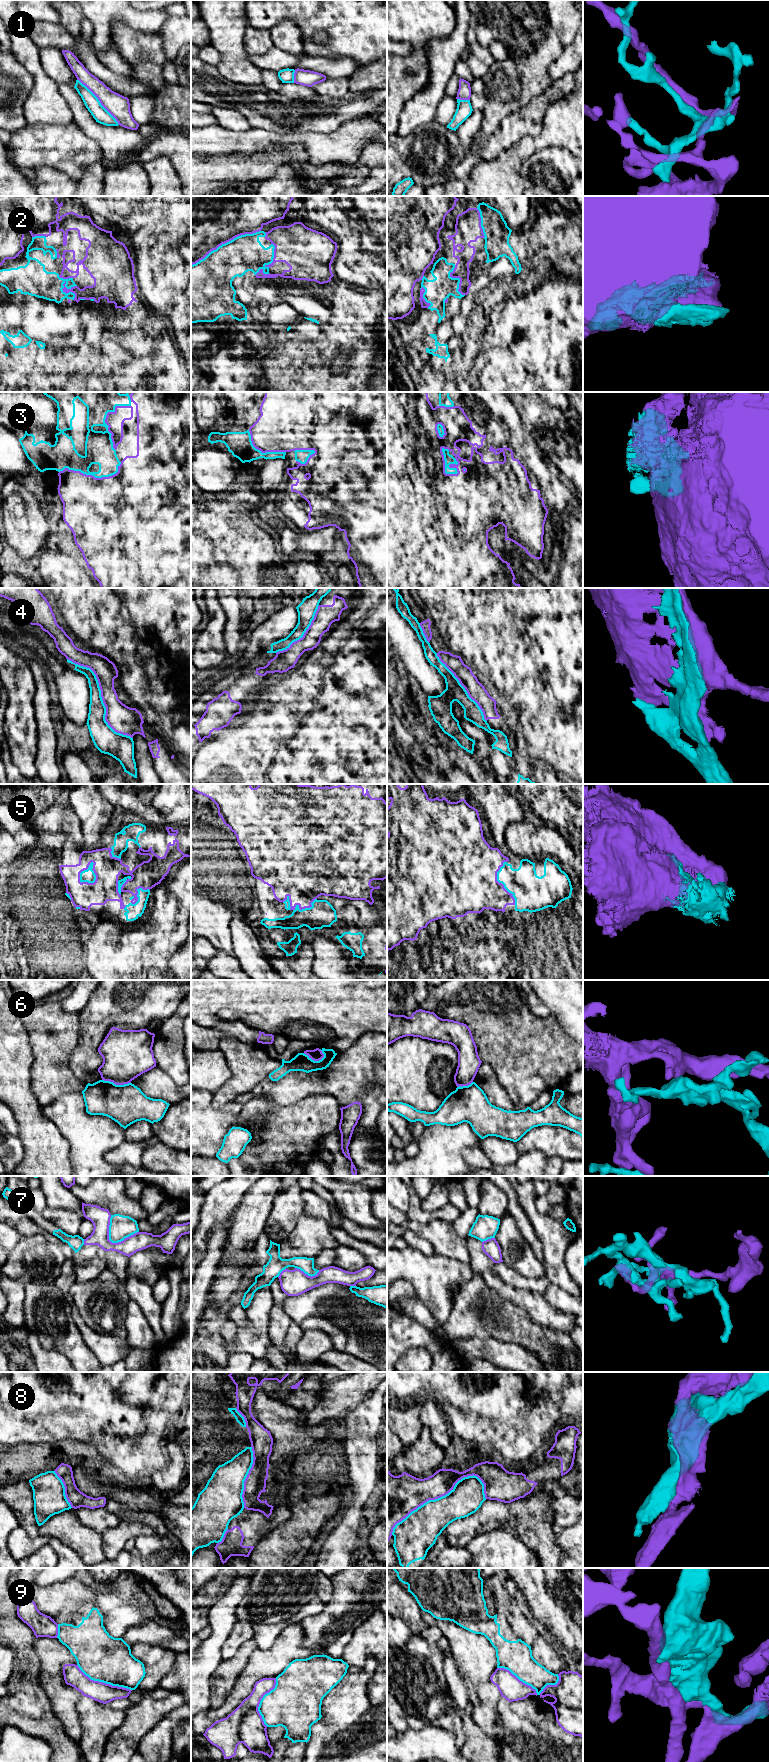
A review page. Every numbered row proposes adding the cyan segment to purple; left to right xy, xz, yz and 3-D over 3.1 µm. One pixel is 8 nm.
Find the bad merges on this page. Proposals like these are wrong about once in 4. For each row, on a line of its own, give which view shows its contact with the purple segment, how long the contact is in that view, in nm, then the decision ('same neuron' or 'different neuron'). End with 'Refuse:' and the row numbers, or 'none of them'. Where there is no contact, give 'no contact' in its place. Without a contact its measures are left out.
1: contact in xy; length 500 nm; same neuron
2: contact in xz; length 650 nm; different neuron
3: contact in yz; length 260 nm; same neuron
4: contact in xy; length 850 nm; different neuron
5: contact in xy; length 200 nm; same neuron
6: contact in xy; length 240 nm; same neuron
7: contact in xy; length 280 nm; same neuron
8: contact in yz; length 850 nm; different neuron
9: contact in xy; length 480 nm; same neuron
Refuse: 2, 4, 8

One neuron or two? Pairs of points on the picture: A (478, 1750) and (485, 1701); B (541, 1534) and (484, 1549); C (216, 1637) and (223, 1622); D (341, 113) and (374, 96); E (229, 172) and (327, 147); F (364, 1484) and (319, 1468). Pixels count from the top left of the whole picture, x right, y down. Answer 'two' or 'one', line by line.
A: two
B: two
C: one
D: one
E: two
F: two

